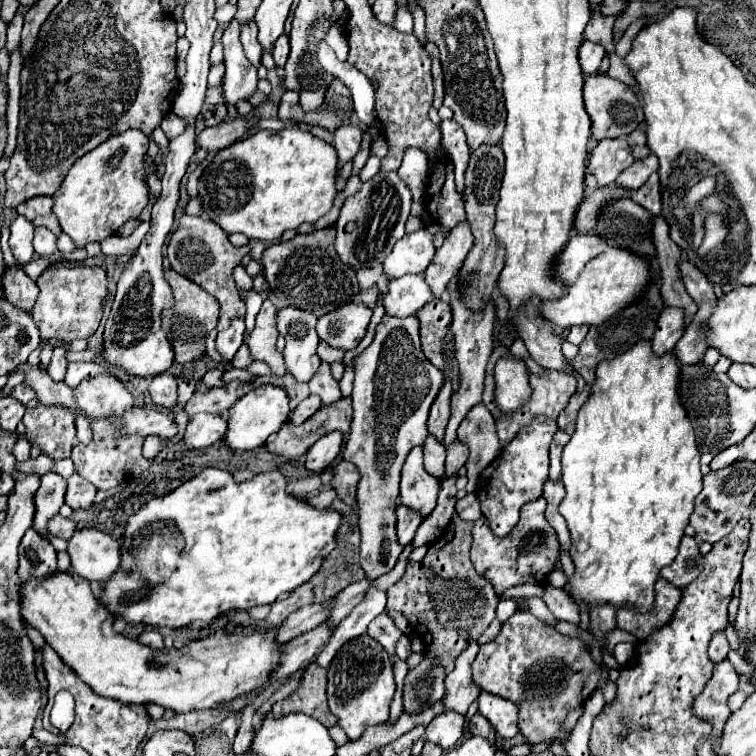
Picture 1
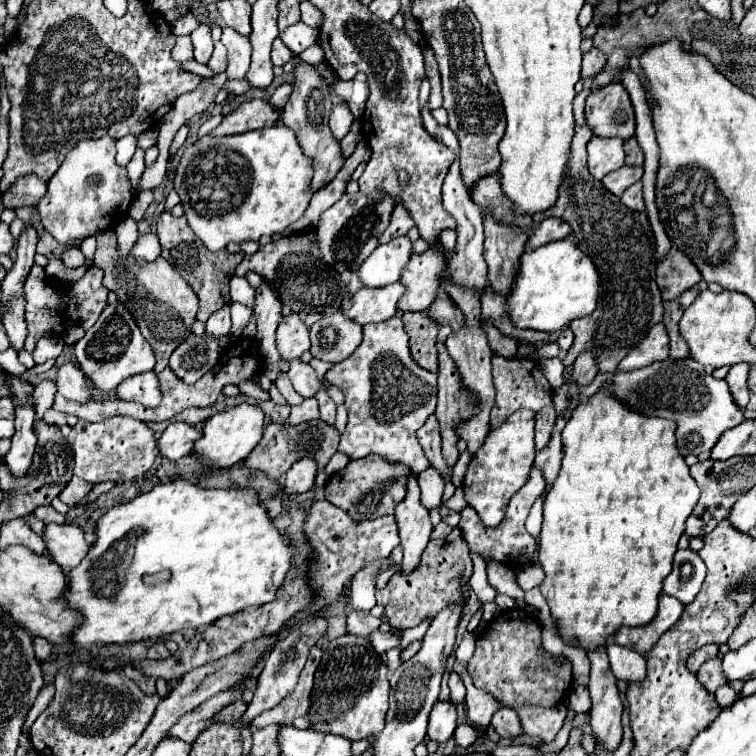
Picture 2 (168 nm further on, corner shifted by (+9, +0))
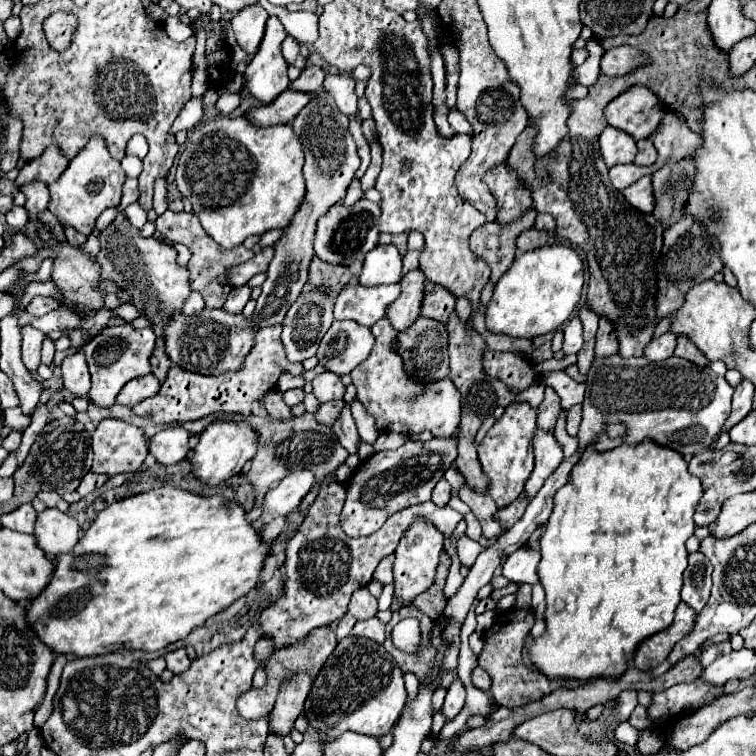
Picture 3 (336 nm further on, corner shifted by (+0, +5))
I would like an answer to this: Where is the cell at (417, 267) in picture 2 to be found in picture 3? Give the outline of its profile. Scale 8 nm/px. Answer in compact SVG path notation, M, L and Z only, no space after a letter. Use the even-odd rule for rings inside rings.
M421 269L409 271L401 279L401 295L399 299L395 299L395 303L391 303L391 307L387 307L385 315L389 323L395 327L395 331L405 331L417 321L423 301L423 283L425 273Z

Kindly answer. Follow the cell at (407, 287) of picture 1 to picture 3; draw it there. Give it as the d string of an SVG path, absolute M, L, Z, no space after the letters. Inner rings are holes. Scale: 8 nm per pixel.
M399 283L363 287L347 285L335 301L335 319L351 319L361 325L373 327L379 319L385 317L385 309L399 297Z

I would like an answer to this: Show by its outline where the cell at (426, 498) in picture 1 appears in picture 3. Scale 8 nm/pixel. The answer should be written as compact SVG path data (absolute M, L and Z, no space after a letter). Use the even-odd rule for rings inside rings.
M417 519L407 531L407 535L399 541L393 563L393 597L401 603L401 607L411 605L419 593L431 587L431 583L435 581L435 569L439 565L443 549L445 549L445 537L425 519Z

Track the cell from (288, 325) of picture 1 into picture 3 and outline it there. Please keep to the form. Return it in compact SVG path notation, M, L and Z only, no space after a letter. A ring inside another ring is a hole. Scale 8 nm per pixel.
M321 373L313 379L313 395L319 399L319 403L339 401L345 395L345 385L335 373Z

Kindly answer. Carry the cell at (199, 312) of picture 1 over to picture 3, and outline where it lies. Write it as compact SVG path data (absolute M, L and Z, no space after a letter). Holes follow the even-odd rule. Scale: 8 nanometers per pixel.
M119 211L115 221L105 231L101 231L99 241L101 241L101 251L97 255L97 261L101 265L101 277L123 285L131 293L135 307L153 323L157 345L155 345L155 355L151 359L151 373L159 379L159 383L163 383L171 367L171 361L167 359L163 349L163 325L167 323L173 311L183 307L185 299L191 293L187 281L189 271L187 267L179 267L175 263L177 251L173 247L157 241L155 237L141 237L139 229L129 223L125 211Z

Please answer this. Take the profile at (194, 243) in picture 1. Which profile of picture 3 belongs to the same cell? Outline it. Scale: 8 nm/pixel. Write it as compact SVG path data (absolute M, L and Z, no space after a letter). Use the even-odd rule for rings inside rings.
M167 209L163 215L157 217L155 225L157 225L157 231L165 239L169 239L173 243L183 243L183 245L187 245L191 249L191 261L187 265L191 289L195 289L195 291L199 291L203 295L207 307L211 307L211 309L223 307L223 303L225 303L225 299L227 299L227 295L231 291L231 285L225 279L227 267L229 265L239 265L239 263L251 259L253 257L253 251L251 249L245 249L243 245L233 247L233 249L219 247L211 237L207 237L207 233L203 231L199 219L193 213L175 213L175 211L169 211Z

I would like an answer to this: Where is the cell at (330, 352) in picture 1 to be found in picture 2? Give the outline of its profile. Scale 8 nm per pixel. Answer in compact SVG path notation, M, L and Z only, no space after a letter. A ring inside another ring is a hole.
M290 314L276 330L276 346L284 360L292 360L310 348L308 326L304 326L296 314Z

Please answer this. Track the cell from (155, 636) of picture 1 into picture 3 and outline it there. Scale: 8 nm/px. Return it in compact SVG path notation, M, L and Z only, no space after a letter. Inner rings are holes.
M177 649L177 651L171 651L165 655L165 661L167 661L167 669L173 671L175 675L187 671L187 667L191 665L191 659L187 657L185 649Z

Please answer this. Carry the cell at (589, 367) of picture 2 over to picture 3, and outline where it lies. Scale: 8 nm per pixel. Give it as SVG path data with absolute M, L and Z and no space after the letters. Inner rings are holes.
M599 319L599 331L597 331L597 345L595 355L615 355L619 349L619 341L615 335L615 327L609 319Z

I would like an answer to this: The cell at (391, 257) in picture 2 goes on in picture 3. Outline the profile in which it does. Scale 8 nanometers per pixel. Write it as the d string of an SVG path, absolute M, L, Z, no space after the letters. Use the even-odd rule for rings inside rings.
M377 245L367 253L359 275L363 287L377 287L401 281L401 257L393 245Z

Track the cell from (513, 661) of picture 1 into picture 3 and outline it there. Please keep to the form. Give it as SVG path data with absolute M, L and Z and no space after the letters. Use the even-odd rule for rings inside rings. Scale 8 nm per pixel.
M509 609L505 613L499 613L497 623L487 631L485 645L479 653L479 667L483 667L491 675L493 685L491 685L489 693L501 707L513 709L513 707L525 705L529 701L539 701L541 697L545 697L549 693L549 679L545 679L545 675L541 675L541 673L531 671L529 667L525 667L523 657L521 657L523 639L531 631L533 621L535 621L535 617L533 617L531 609Z

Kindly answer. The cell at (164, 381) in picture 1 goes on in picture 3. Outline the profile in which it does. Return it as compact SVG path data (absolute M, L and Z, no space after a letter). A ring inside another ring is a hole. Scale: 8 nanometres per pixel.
M145 375L143 379L133 379L131 383L127 383L127 387L123 387L123 391L117 395L117 403L133 407L135 403L153 397L157 393L159 393L159 381L155 379L155 375Z

